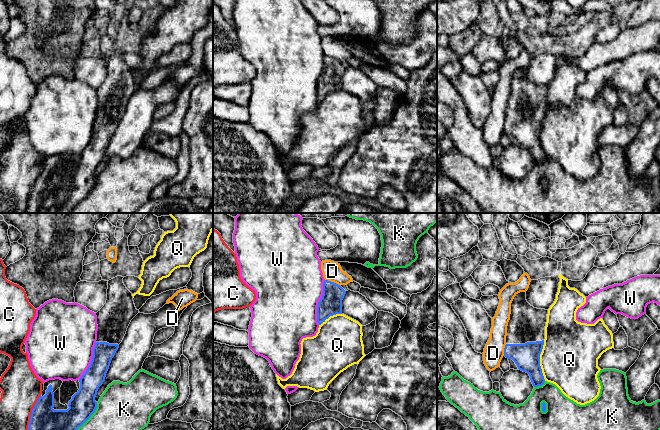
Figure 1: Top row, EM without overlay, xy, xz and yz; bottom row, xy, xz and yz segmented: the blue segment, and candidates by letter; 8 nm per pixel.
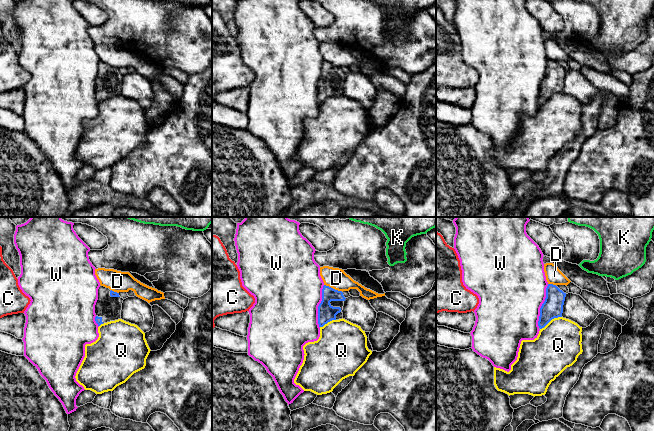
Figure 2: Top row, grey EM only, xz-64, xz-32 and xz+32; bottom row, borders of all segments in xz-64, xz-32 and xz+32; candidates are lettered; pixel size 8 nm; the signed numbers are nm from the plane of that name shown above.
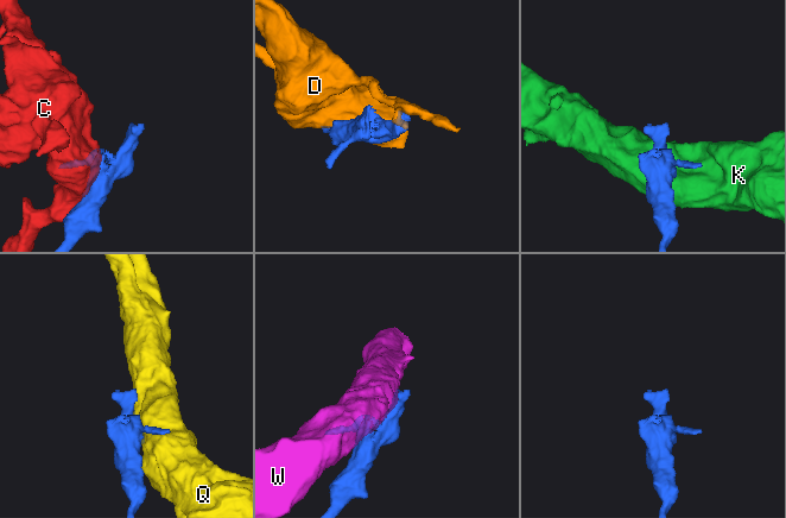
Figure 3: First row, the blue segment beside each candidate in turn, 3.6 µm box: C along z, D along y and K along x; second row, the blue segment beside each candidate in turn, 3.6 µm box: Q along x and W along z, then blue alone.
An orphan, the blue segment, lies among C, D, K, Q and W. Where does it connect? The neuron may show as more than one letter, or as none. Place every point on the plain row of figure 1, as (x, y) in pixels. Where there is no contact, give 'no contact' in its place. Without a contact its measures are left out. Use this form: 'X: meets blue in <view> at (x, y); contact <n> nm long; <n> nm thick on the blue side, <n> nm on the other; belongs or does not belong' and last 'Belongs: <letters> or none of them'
C: meets blue in xy at (31, 192); contact 360 nm long; 360 nm thick on the blue side, 320 nm on the other; does not belong
D: meets blue in xz at (332, 58); contact 130 nm long; 180 nm thick on the blue side, 160 nm on the other; does not belong
K: meets blue in xy at (86, 196); contact 340 nm long; 280 nm thick on the blue side, 420 nm on the other; does not belong
Q: meets blue in yz at (539, 136); contact 320 nm long; 220 nm thick on the blue side, 460 nm on the other; does not belong
W: meets blue in xz at (318, 78); contact 360 nm long; 180 nm thick on the blue side, 500 nm on the other; does not belong
Belongs: none of them

